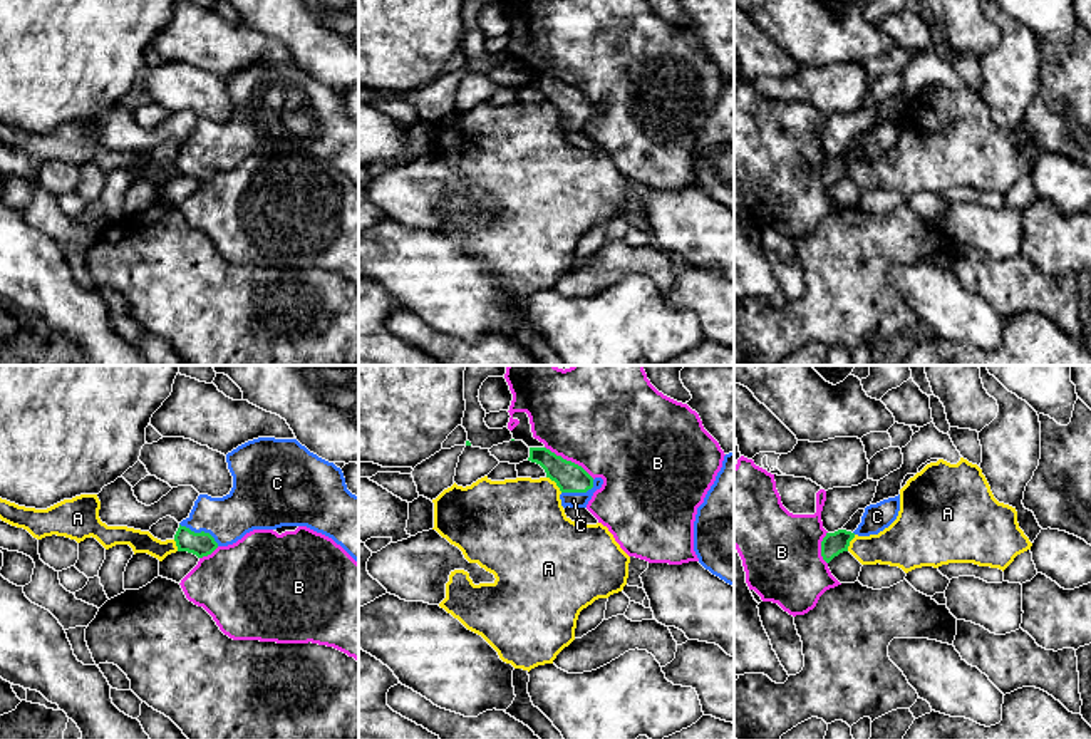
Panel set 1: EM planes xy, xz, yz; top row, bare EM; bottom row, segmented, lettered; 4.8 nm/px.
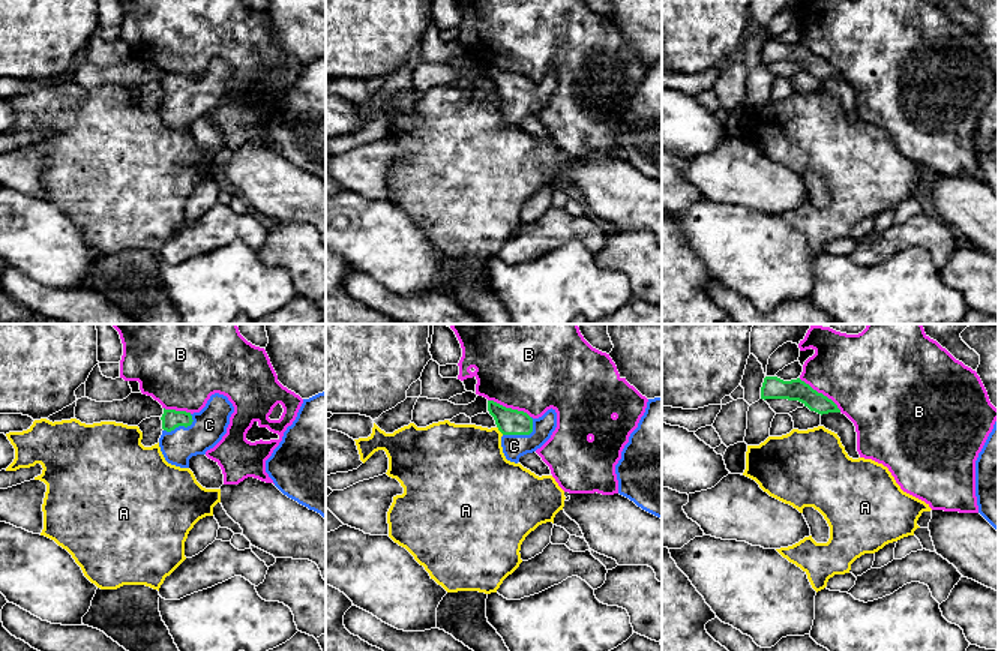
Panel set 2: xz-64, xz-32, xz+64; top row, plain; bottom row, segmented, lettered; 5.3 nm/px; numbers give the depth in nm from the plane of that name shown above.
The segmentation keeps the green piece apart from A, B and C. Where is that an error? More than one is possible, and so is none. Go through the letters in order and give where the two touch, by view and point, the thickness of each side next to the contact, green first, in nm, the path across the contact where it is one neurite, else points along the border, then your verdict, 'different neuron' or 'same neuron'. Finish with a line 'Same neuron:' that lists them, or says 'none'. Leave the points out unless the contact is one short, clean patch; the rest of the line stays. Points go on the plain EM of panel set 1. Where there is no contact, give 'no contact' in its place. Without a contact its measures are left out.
A: xz (555, 106) | 140/420 nm | along xz (547, 101), (562, 116) | different neuron
B: xz (570, 86) | 140/480 nm | different neuron
C: xy (201, 156) | 110/220 nm | across xy (201, 168), (201, 156), (247, 131) | same neuron
Same neuron: C

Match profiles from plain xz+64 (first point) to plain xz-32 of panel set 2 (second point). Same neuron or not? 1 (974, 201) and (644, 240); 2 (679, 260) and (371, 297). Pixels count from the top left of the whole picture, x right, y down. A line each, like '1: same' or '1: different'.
1: different
2: different

